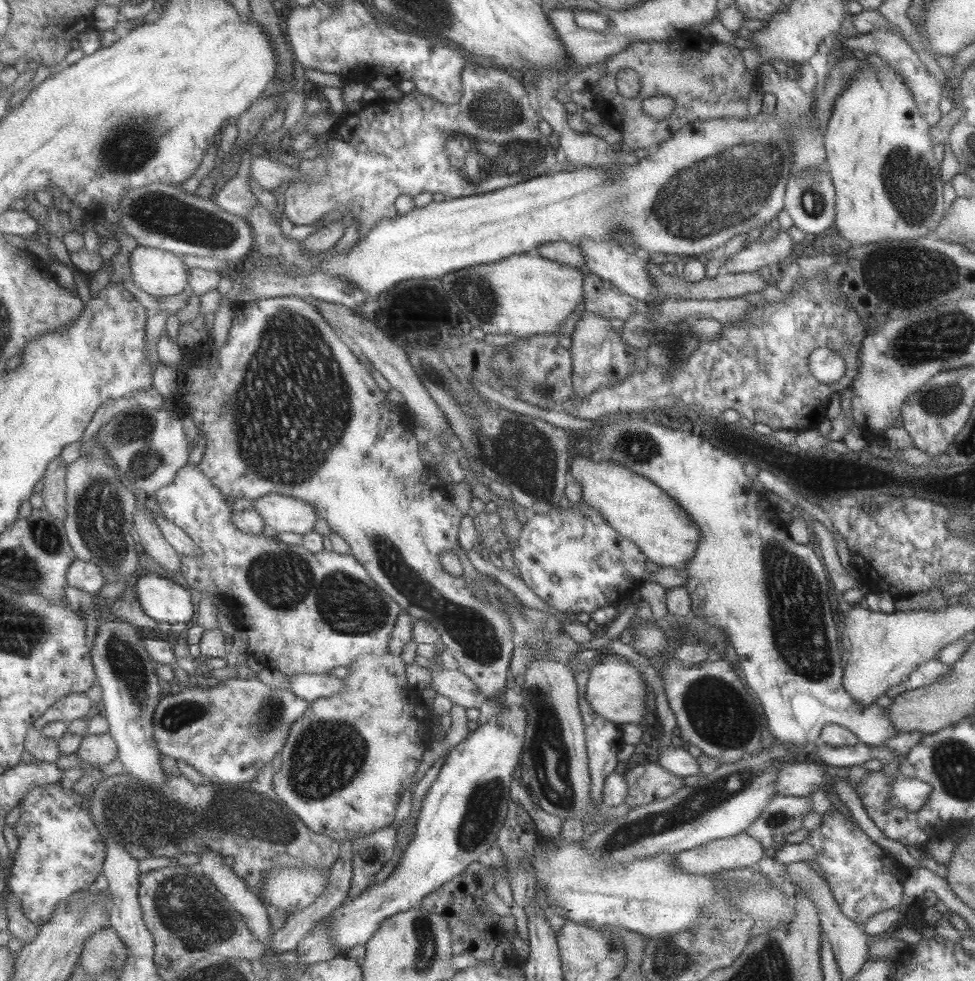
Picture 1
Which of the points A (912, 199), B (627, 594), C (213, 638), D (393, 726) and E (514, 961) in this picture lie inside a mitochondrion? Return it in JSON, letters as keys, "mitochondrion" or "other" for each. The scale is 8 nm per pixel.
{"A":"mitochondrion","B":"other","C":"other","D":"other","E":"other"}

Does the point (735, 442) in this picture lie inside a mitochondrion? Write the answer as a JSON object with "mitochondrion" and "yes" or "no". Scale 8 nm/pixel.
{"mitochondrion":"no"}

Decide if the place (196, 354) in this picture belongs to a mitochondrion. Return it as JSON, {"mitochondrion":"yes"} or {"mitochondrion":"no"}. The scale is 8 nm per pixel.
{"mitochondrion":"no"}

